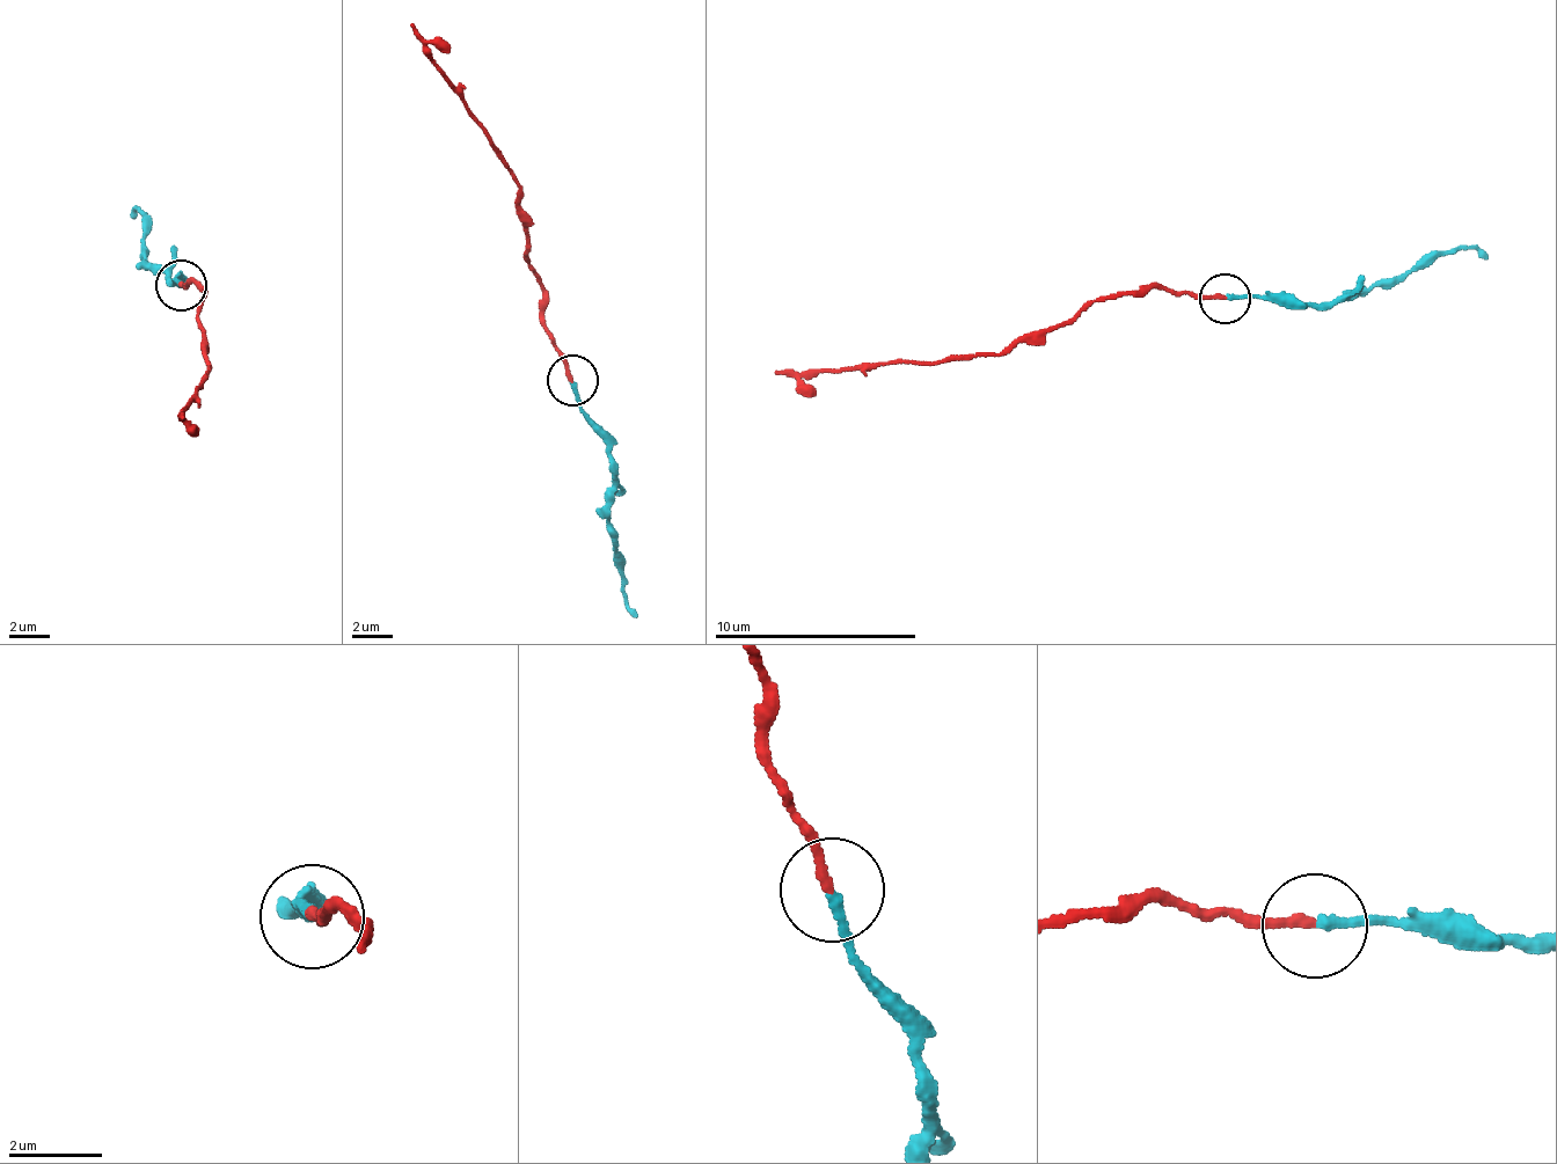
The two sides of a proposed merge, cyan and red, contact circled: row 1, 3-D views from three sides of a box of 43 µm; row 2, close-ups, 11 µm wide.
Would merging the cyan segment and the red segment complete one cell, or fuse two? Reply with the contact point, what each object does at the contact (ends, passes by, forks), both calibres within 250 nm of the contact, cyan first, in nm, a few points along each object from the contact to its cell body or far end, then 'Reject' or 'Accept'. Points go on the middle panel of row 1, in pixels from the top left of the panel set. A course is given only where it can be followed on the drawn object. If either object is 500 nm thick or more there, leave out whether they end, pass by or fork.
Place: (572, 380). At the ring cyan ends. At the ring red ends. Thickness 200 nm (cyan) against 200 nm. Course of cyan: (574, 379), (612, 477), (612, 535), (623, 585), (623, 605), (637, 615). Course of red: (574, 379), (545, 329), (542, 284), (526, 249), (518, 180), (415, 26). Reject

